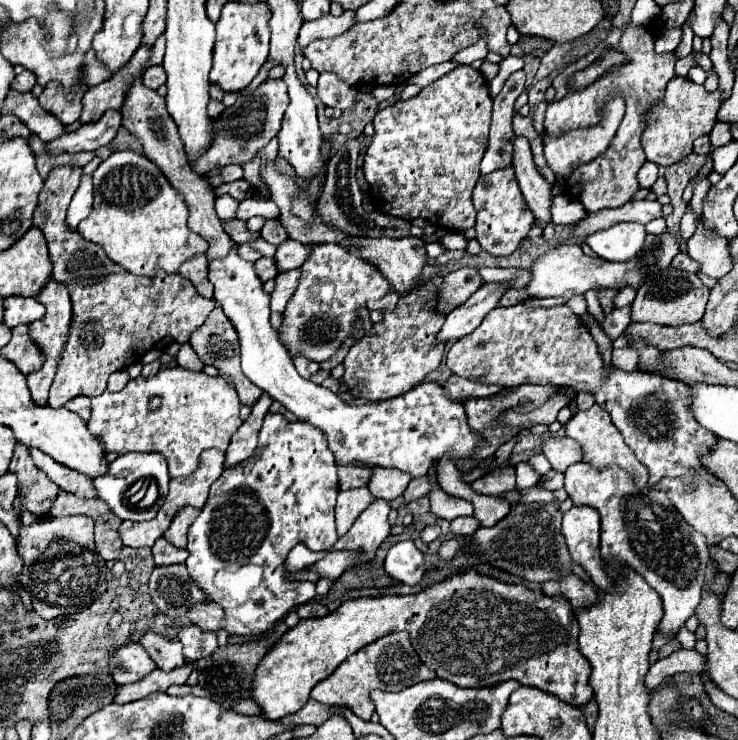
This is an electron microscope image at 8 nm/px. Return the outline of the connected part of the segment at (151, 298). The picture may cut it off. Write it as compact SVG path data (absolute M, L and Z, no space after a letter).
M66 165L52 169L34 209L34 225L48 241L50 261L54 265L52 279L66 285L72 299L70 335L50 387L50 407L62 407L68 399L78 395L102 395L114 371L138 363L142 355L164 337L186 343L192 331L198 329L214 309L214 301L200 297L194 285L182 275L158 273L152 279L132 275L112 263L100 245L88 243L80 231L70 229L66 223L66 209L80 183L80 175L80 167Z

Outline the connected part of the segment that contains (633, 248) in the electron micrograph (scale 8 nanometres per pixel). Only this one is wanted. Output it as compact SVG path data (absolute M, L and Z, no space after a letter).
M616 223L608 229L592 233L586 243L606 261L630 261L644 247L646 229L642 223Z

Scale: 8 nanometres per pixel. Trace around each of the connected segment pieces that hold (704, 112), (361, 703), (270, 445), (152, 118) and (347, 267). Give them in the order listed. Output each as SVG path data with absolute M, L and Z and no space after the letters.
M672 77L666 85L664 99L652 103L646 115L646 129L642 133L642 149L646 159L656 165L672 165L692 153L692 143L700 135L708 135L716 123L716 113L722 103L720 89L706 91L704 85L696 85L684 77Z
M390 633L366 647L362 647L358 653L348 657L342 667L336 669L334 675L328 675L328 679L322 679L314 689L312 689L312 699L324 703L324 705L346 705L350 707L360 719L370 721L374 703L370 699L372 689L382 689L382 691L402 691L414 683L434 679L436 673L428 669L416 651L412 649L408 633Z
M268 413L258 433L258 447L254 453L256 455L248 457L244 463L222 471L210 487L206 505L188 531L188 573L208 597L224 609L224 629L230 635L260 635L280 617L288 615L298 605L308 603L316 595L314 583L290 581L288 571L284 569L284 559L296 543L304 543L312 551L328 551L338 539L334 525L338 477L326 435L320 435L320 429L312 425L286 421L280 413Z
M140 77L132 83L130 91L128 91L128 97L122 105L122 115L124 115L124 121L122 125L134 135L138 137L138 141L142 143L142 153L154 161L154 165L158 165L158 169L164 173L164 177L170 181L170 185L184 197L184 203L188 205L188 211L190 211L190 217L188 217L188 227L190 231L198 233L200 237L204 237L210 245L206 257L208 259L224 259L224 255L228 255L228 251L234 247L232 239L228 239L228 233L222 229L220 225L220 217L216 215L214 211L214 191L212 187L206 183L206 179L198 173L192 173L190 165L188 165L188 159L184 155L184 143L178 135L178 127L174 123L174 119L170 117L170 113L166 111L166 101L164 97L160 97L156 91L148 89L142 85Z
M318 243L310 247L310 255L308 259L302 263L300 267L300 283L292 295L292 299L288 301L284 313L282 313L282 325L278 329L280 335L280 343L288 349L290 357L294 359L296 355L304 355L306 359L312 359L316 363L324 363L328 361L334 351L354 333L354 327L358 323L358 309L366 307L368 301L372 299L382 299L386 293L390 293L390 285L388 279L380 273L378 267L374 267L372 263L368 263L366 259L360 257L360 251L348 249L340 243Z

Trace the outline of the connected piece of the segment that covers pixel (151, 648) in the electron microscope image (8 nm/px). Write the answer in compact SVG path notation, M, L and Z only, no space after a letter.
M146 633L140 639L140 645L148 651L148 655L154 659L156 667L162 671L172 671L176 667L184 665L184 655L182 655L182 643L180 641L168 641L160 635Z

